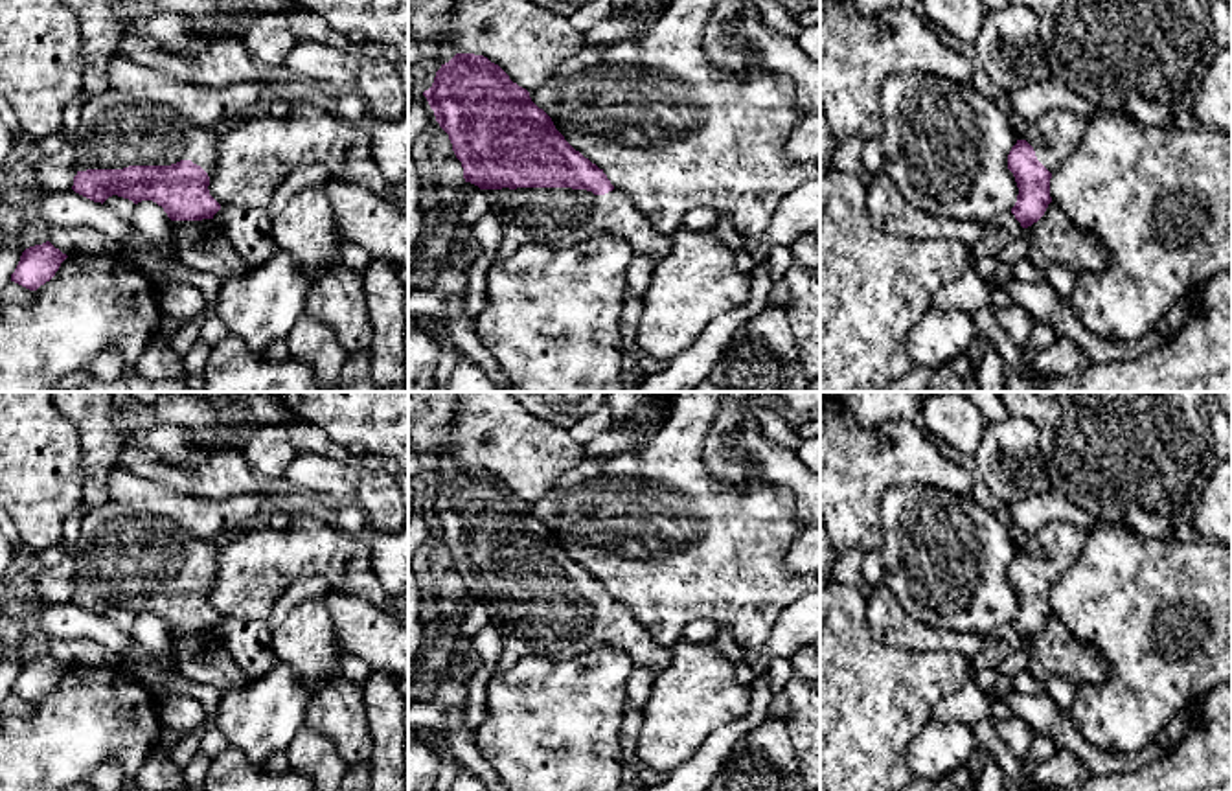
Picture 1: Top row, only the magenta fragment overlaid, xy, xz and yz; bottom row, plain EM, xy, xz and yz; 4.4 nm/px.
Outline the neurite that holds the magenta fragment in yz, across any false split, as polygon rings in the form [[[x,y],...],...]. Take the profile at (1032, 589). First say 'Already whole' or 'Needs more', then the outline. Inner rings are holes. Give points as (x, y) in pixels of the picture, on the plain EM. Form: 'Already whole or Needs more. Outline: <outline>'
Needs more. Outline: [[[1052,521],[1035,533],[1011,530],[1019,552],[1008,567],[1019,607],[1011,625],[1022,640],[1037,635],[1048,616],[1052,587],[1074,567],[1089,532],[1065,521]]]

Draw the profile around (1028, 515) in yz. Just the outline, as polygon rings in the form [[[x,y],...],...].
[[[1050,487],[1041,495],[1008,504],[1010,517],[1017,530],[1035,533],[1052,521],[1065,521],[1081,526],[1089,533],[1101,526],[1085,510],[1072,504],[1063,493]]]

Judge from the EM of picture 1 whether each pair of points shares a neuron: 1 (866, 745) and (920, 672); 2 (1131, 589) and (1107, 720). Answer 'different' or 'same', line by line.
1: same
2: same

